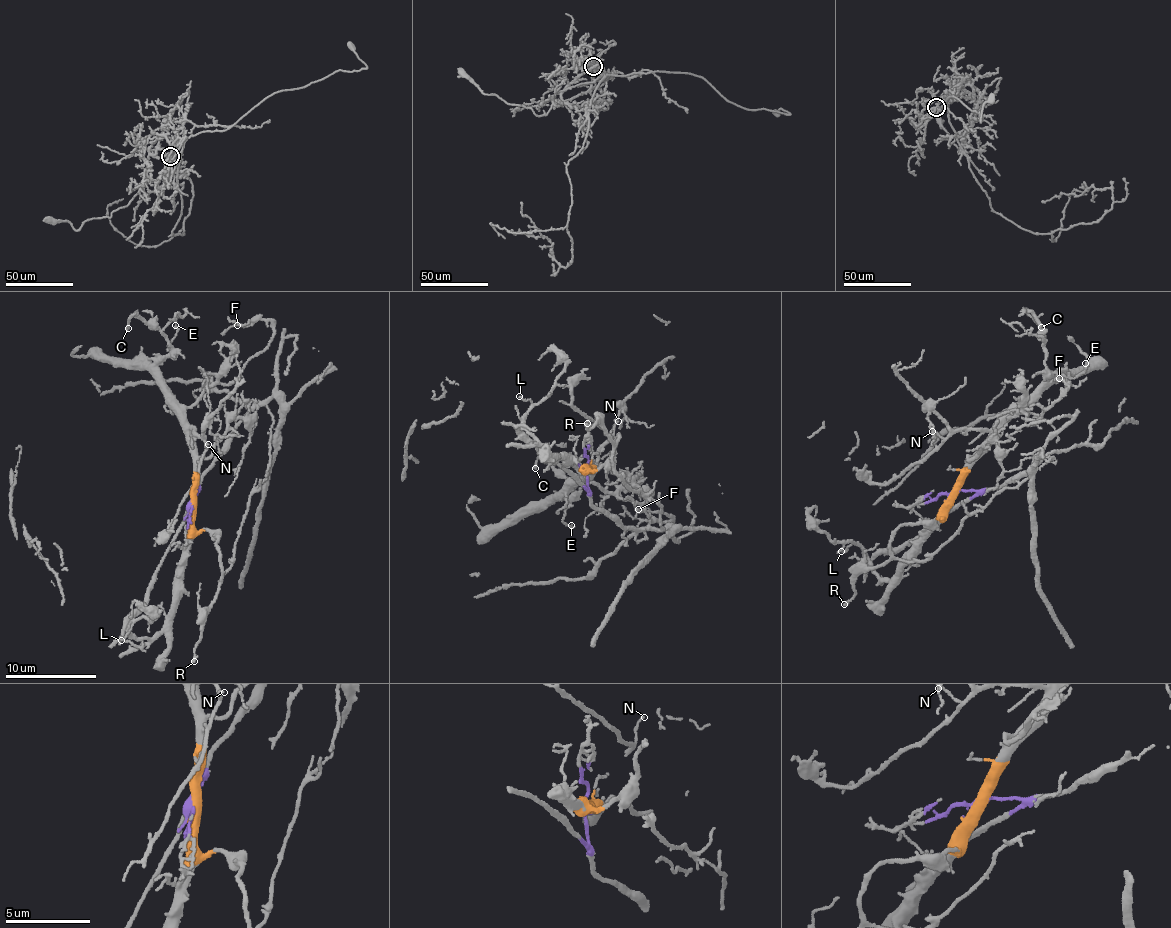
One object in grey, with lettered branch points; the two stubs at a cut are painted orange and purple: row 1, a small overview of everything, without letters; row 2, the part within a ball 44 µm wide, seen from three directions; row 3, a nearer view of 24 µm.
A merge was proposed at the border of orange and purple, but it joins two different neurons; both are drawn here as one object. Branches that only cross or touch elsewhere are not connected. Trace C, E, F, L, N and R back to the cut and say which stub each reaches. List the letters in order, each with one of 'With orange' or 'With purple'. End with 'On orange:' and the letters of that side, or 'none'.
C: With orange
E: With orange
F: With orange
L: With orange
N: With orange
R: With orange
On orange: C, E, F, L, N, R

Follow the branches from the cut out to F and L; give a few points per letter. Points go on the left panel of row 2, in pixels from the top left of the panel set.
F: (191, 505), (194, 461), (186, 408), (214, 384), (229, 385), (273, 335), (263, 319), (236, 325)
L: (191, 505), (190, 533), (173, 618), (160, 632), (142, 639), (129, 630), (128, 624), (134, 621), (120, 640)

